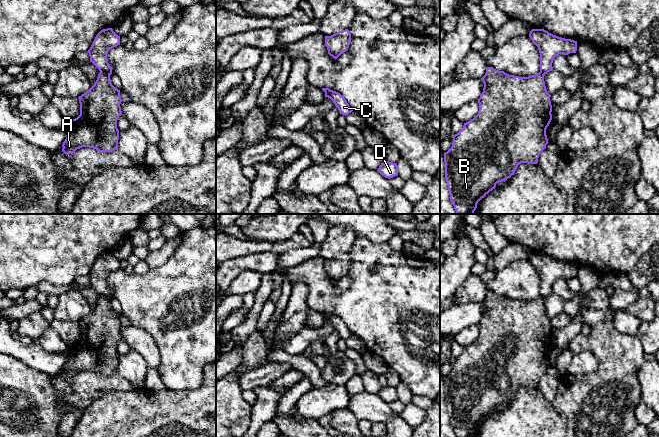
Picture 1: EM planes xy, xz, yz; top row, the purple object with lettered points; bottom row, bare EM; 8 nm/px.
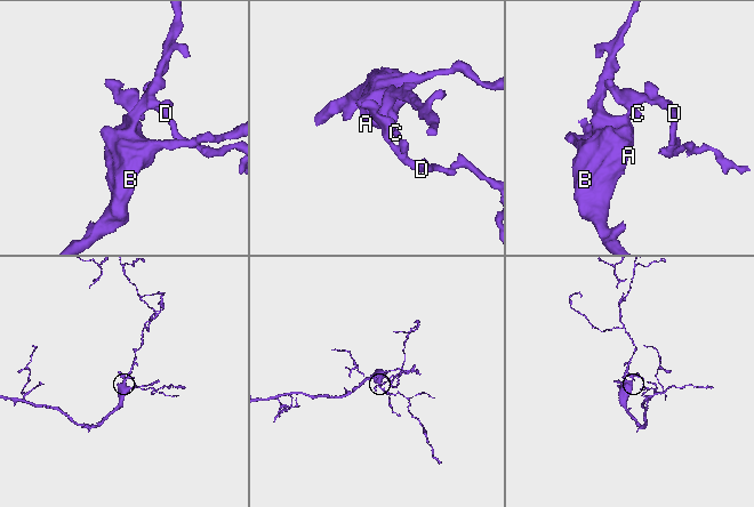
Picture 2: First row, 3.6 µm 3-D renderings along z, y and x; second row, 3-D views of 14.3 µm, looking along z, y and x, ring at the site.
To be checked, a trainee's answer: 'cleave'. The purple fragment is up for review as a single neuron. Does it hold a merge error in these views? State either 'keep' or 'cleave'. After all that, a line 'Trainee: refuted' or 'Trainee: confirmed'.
cleave
Trainee: confirmed

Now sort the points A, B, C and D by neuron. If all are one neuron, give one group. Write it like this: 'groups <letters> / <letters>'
groups A B / C D

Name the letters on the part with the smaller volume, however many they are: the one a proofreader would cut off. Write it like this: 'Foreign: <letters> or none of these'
Foreign: C, D

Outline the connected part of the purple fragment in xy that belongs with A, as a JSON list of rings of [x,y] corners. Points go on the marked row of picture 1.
[[[100,72],[94,85],[78,99],[80,115],[69,121],[67,137],[62,144],[62,151],[69,155],[82,147],[93,148],[99,152],[112,152],[118,149],[117,119],[122,115],[120,107],[122,99],[120,90],[112,85],[110,75]]]

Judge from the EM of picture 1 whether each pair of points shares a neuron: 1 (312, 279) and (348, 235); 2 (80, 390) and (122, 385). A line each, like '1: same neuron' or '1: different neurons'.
1: different neurons
2: same neuron

